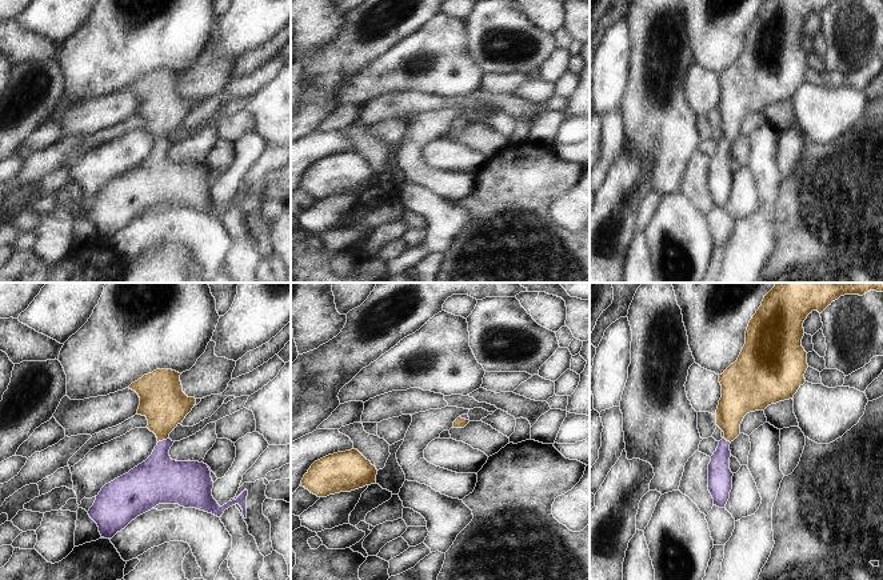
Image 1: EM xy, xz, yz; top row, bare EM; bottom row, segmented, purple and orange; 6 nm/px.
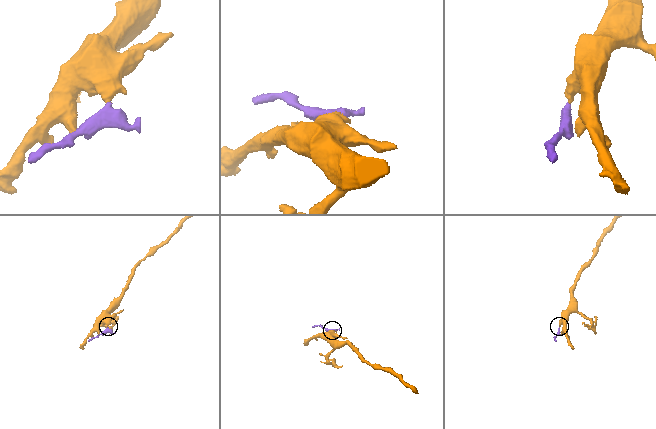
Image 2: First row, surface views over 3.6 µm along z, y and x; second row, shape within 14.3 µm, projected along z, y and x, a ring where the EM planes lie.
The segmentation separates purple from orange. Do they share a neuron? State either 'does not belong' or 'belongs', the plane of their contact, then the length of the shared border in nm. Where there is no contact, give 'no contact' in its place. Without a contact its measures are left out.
belongs; contact in xy; length 80 nm

